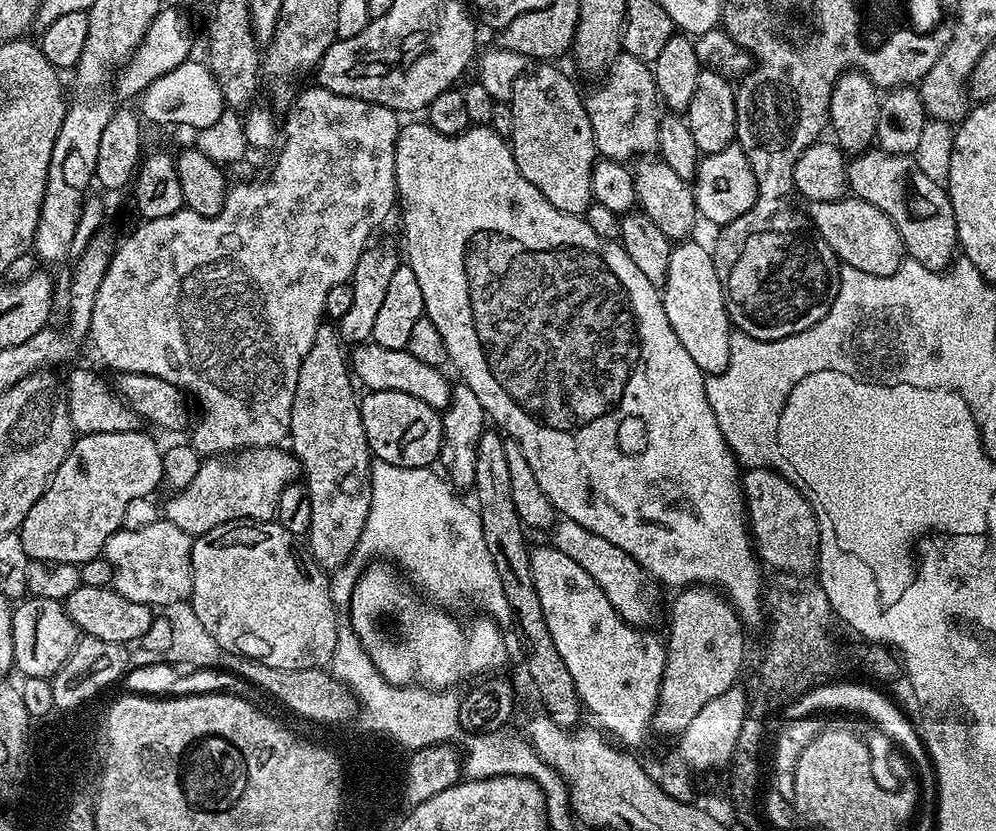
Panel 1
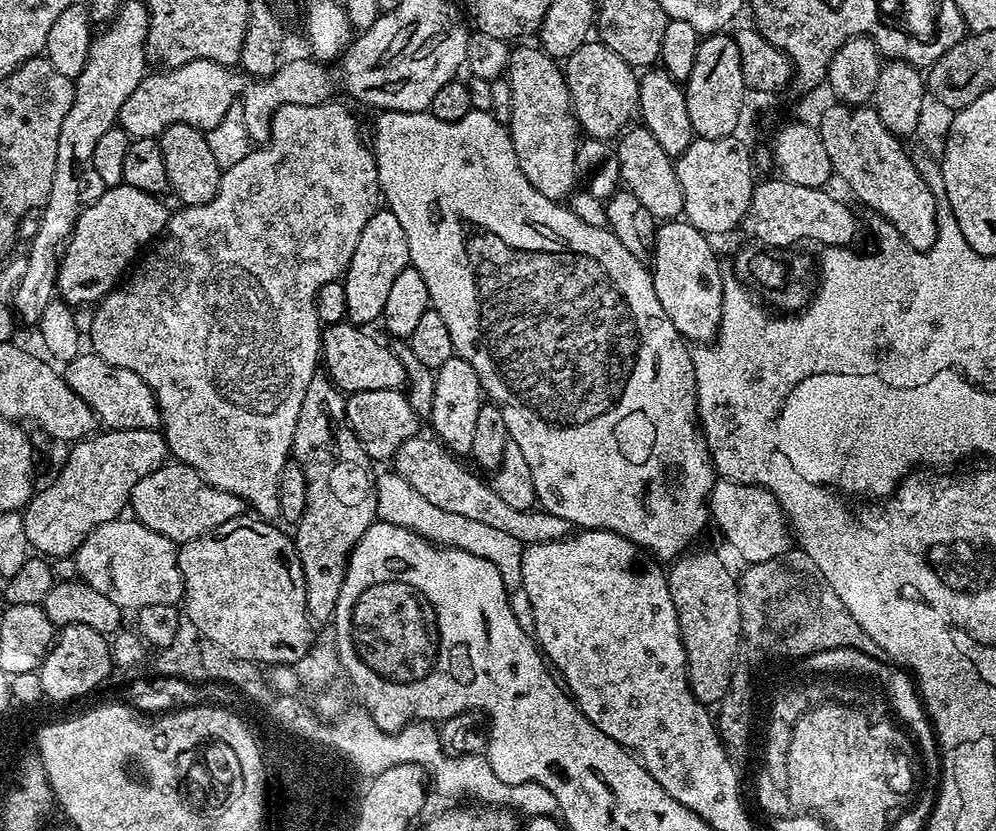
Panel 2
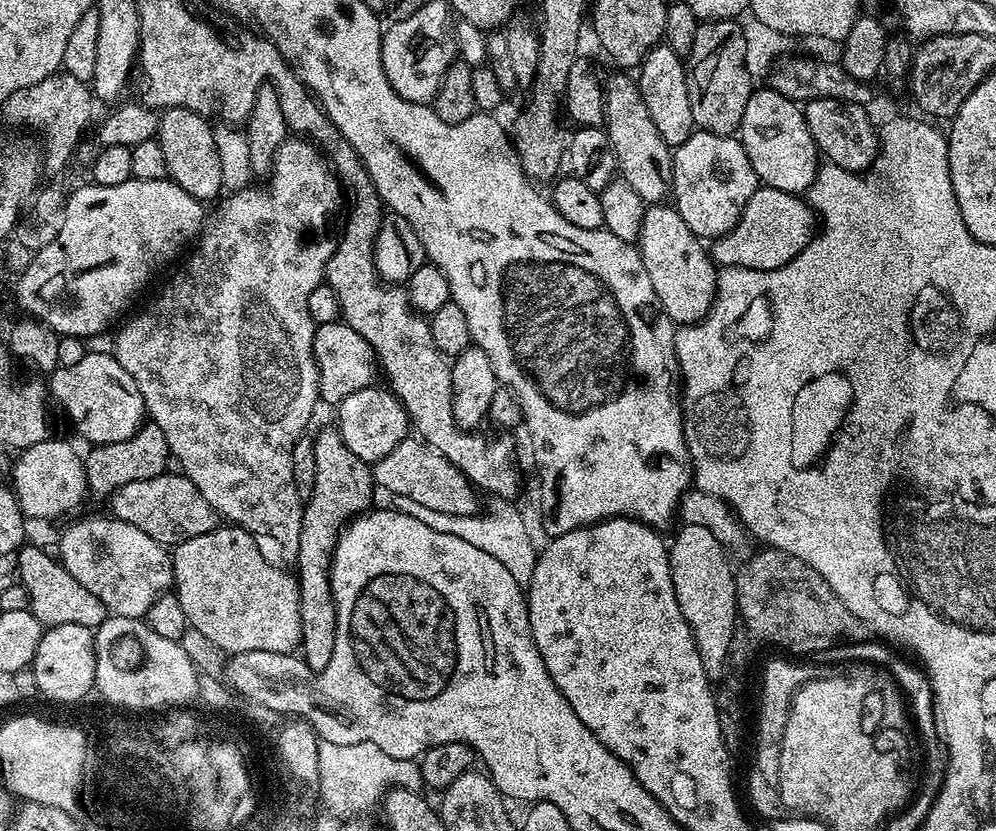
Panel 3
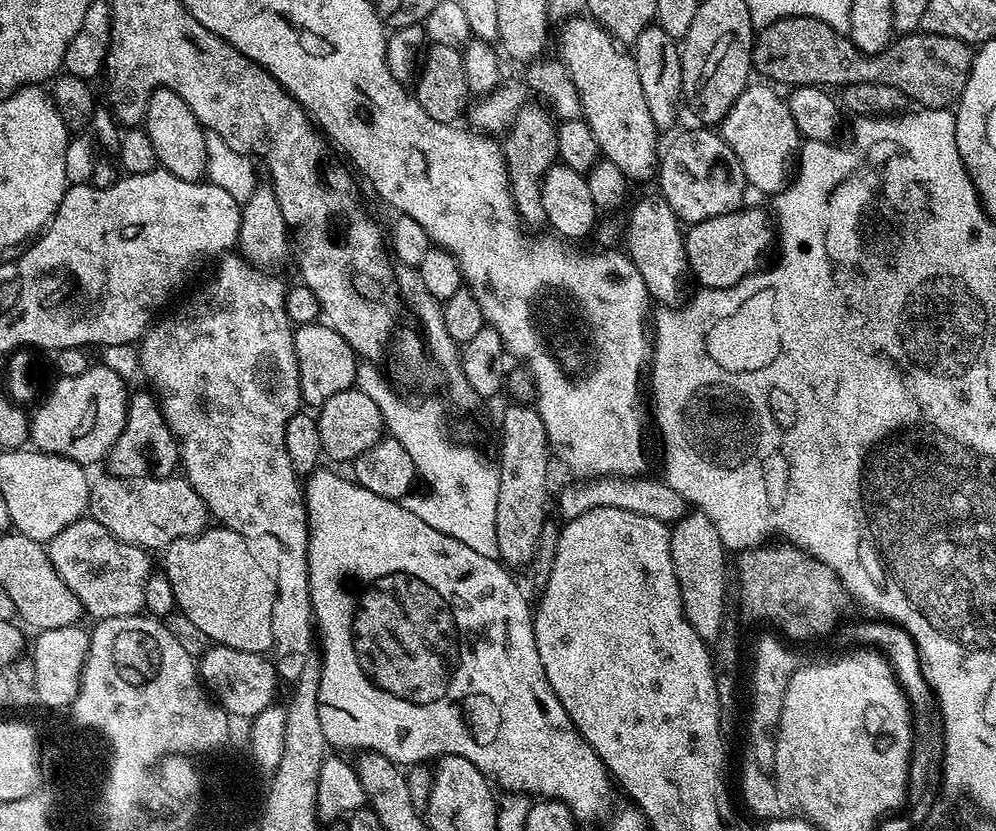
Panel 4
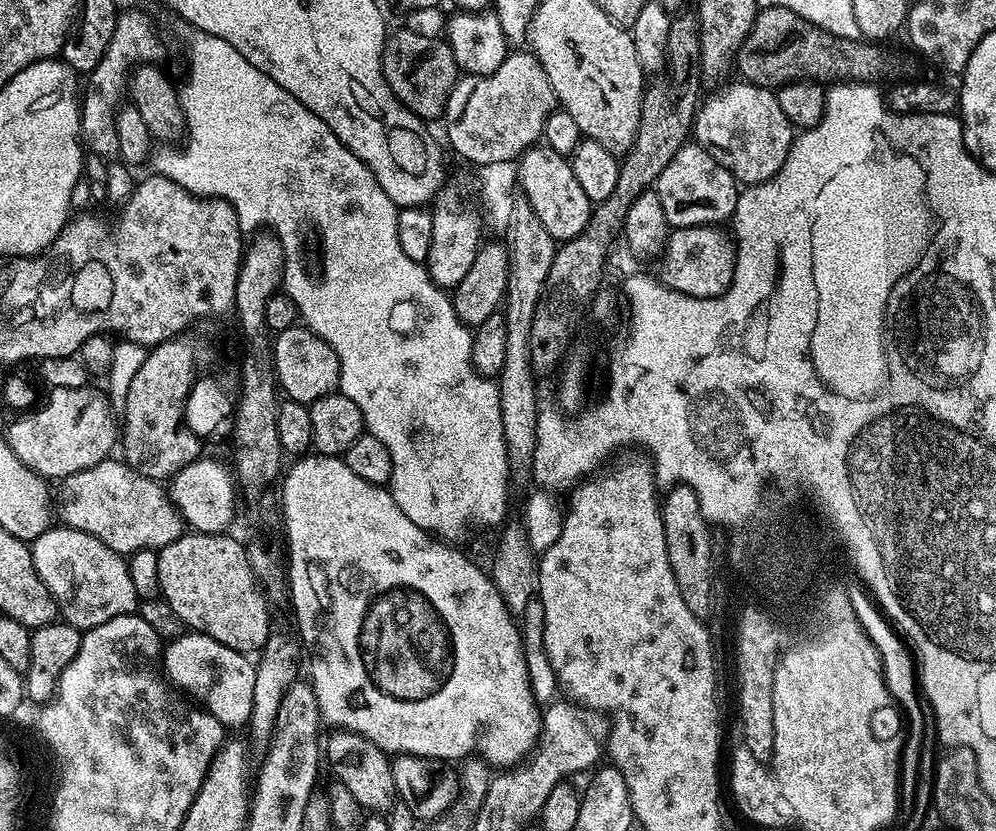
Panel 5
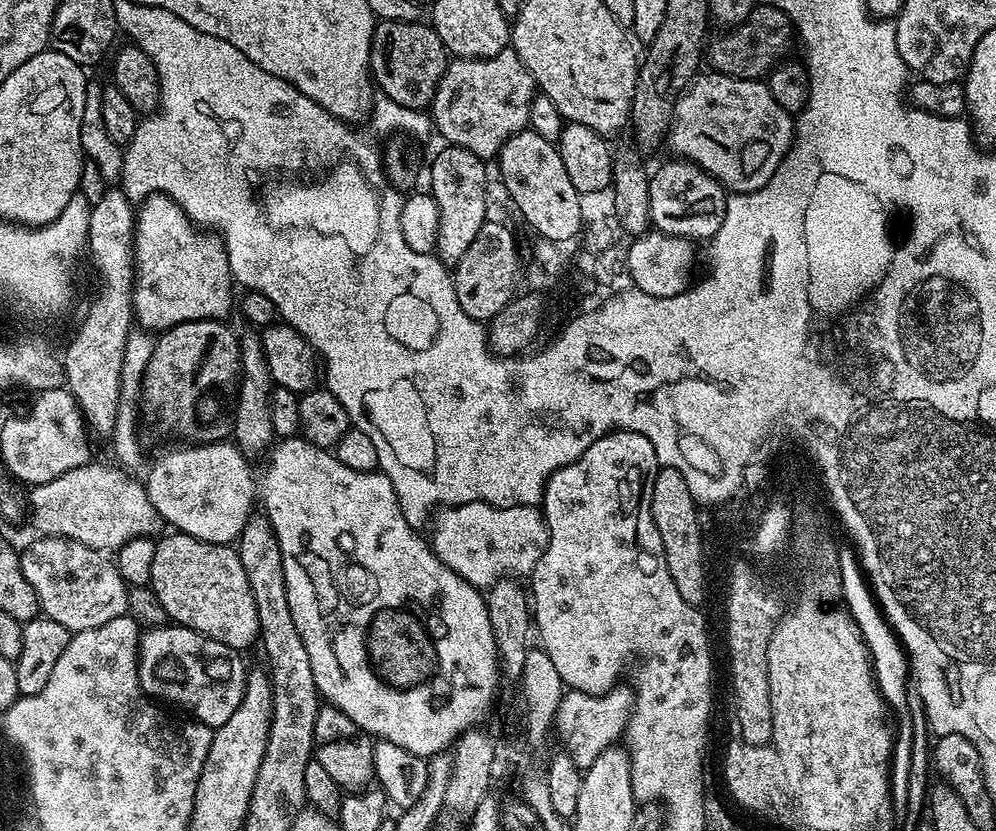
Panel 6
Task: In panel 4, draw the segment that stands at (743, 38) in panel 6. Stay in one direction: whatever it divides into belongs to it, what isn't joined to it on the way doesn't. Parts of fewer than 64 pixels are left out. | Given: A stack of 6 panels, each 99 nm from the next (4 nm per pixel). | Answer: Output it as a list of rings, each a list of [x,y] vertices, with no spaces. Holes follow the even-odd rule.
[[[781,16],[779,20],[765,23],[764,28],[755,33],[752,41],[752,67],[757,73],[761,72],[765,81],[773,85],[788,84],[799,86],[813,84],[816,88],[839,90],[847,84],[858,82],[883,82],[885,86],[894,86],[906,94],[913,105],[920,108],[951,109],[959,101],[962,90],[966,86],[968,72],[972,69],[973,49],[958,38],[946,38],[942,34],[934,34],[917,30],[900,34],[893,39],[887,48],[878,54],[860,52],[858,46],[839,27],[829,21],[810,18],[809,16]]]

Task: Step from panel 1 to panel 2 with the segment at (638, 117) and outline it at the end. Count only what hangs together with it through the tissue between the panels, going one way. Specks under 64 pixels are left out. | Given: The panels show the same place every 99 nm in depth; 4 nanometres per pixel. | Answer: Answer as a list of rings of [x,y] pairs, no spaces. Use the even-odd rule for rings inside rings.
[[[590,38],[574,54],[570,54],[563,61],[564,81],[568,83],[572,111],[576,114],[576,121],[580,123],[583,135],[593,140],[615,141],[637,119],[640,111],[640,76],[637,69],[632,68],[614,50],[610,50],[599,39]]]

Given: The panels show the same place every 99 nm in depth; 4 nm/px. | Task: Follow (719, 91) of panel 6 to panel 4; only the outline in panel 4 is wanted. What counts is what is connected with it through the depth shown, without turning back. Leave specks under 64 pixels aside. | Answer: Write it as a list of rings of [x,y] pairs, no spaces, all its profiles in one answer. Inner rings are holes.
[[[768,82],[749,83],[744,92],[730,106],[726,118],[718,131],[734,150],[738,162],[744,171],[744,179],[760,192],[775,194],[788,185],[798,159],[802,137],[798,126],[794,126],[794,117],[790,115],[788,101],[779,96],[777,89]]]

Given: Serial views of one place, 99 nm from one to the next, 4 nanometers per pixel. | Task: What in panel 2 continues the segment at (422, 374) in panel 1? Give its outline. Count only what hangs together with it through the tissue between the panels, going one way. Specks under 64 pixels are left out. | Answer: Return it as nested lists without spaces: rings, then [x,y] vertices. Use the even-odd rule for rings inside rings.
[[[351,322],[329,324],[322,332],[322,366],[326,376],[344,394],[362,390],[403,389],[408,371],[395,351],[391,352],[380,340],[371,336],[371,331]]]

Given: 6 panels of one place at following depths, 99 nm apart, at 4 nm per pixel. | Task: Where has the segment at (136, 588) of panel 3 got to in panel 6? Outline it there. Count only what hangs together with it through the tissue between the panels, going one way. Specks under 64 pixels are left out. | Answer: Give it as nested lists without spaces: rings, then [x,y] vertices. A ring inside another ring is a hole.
[[[61,536],[36,538],[28,549],[20,552],[20,565],[22,574],[26,574],[26,582],[30,582],[30,586],[34,586],[34,594],[38,594],[41,613],[66,626],[73,634],[90,630],[94,626],[102,626],[119,616],[128,615],[129,585],[124,583],[111,559],[105,558],[82,542],[74,542]]]

